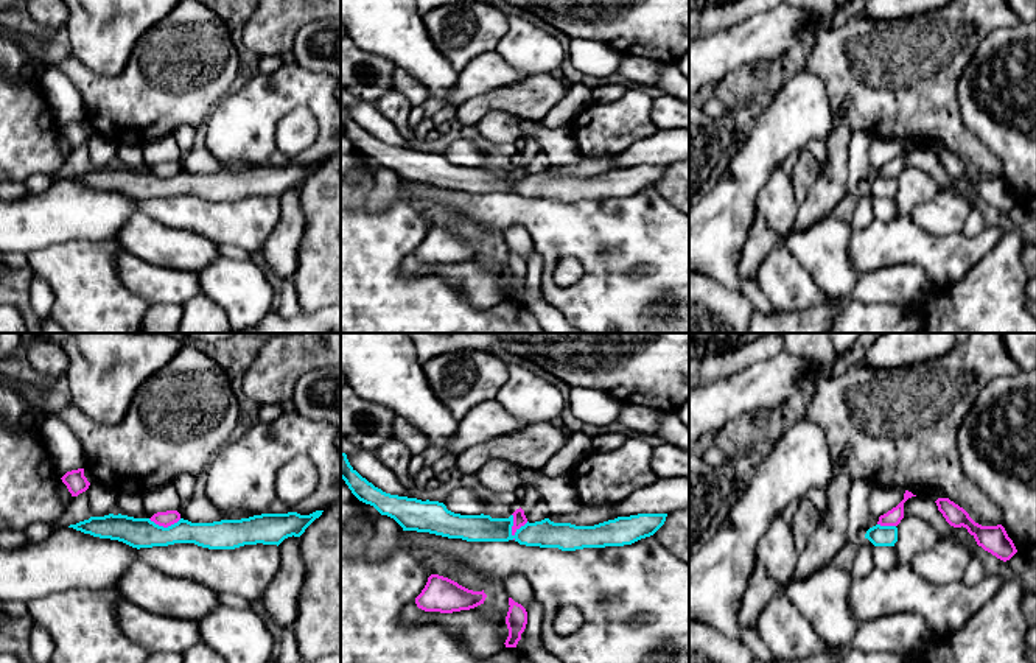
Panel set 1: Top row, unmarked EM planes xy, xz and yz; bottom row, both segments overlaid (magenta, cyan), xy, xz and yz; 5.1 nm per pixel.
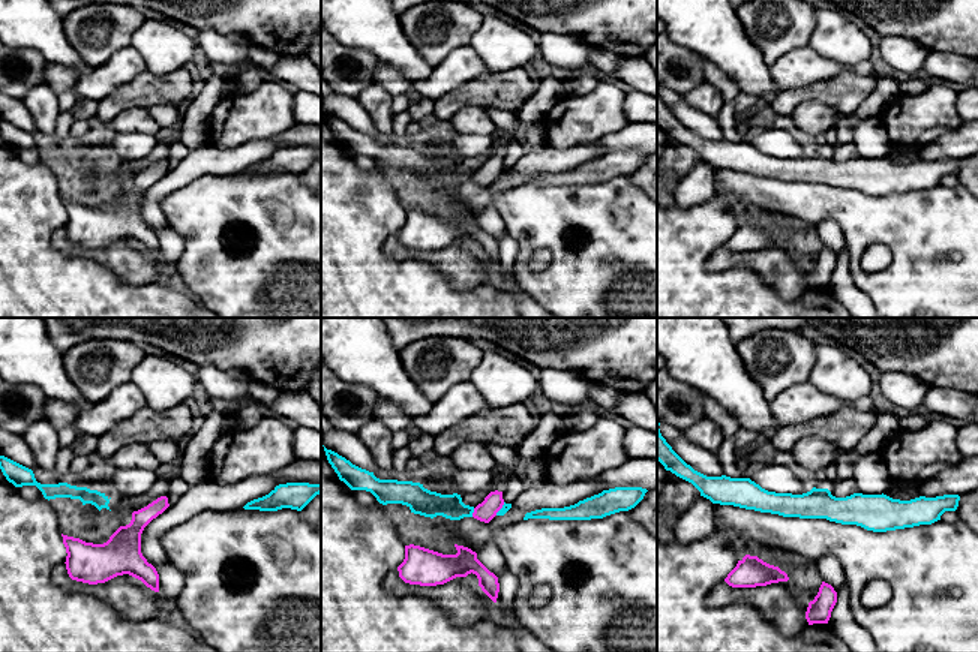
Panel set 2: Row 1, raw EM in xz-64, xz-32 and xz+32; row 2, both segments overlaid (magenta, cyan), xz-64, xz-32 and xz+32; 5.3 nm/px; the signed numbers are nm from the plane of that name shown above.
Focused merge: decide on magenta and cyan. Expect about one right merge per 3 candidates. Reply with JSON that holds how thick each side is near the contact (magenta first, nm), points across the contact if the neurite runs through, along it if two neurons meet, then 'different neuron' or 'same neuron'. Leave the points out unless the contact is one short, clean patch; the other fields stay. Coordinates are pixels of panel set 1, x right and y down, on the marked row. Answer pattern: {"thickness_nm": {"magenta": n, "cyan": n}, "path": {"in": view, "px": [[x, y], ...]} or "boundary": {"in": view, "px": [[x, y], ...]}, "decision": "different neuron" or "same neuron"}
{"thickness_nm": {"magenta": 70, "cyan": 140}, "boundary": {"in": "xz", "px": [[512, 514], [512, 536], [515, 539]]}, "decision": "different neuron"}

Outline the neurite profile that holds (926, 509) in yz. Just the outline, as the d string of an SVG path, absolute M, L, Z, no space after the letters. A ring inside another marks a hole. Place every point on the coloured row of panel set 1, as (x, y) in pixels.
M912 496L904 503L904 517L918 517L927 521L938 534L940 538L960 543L954 526L950 526L933 500L924 496Z

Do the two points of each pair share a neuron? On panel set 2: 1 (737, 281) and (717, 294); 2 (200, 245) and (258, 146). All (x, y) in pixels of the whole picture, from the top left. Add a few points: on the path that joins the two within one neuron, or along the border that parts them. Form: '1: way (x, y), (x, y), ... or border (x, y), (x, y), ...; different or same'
1: way (732, 285), (722, 291); same
2: border (242, 171), (234, 174), (206, 173); different

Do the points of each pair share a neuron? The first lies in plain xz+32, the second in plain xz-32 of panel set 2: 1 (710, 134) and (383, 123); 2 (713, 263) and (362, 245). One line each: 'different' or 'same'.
1: different
2: different

